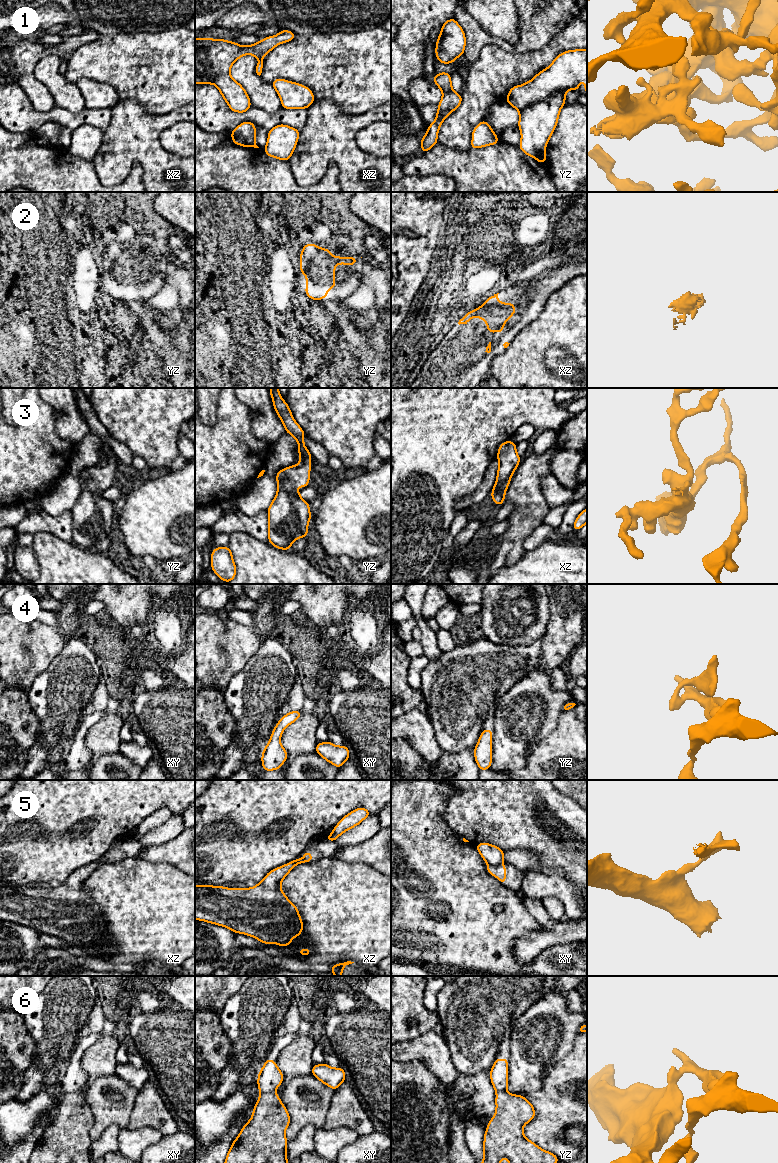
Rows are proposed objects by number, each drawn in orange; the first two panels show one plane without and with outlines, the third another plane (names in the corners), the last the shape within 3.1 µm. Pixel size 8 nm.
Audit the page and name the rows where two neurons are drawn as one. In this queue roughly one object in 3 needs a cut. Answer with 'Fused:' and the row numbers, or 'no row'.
Fused: 5, 6

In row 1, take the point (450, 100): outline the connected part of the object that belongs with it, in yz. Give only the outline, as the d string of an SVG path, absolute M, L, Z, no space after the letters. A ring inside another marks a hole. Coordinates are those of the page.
M442 72L436 74L432 80L441 89L443 95L438 105L435 121L429 125L426 134L421 139L421 152L430 150L438 143L437 136L442 122L449 114L457 109L462 102L461 94L453 91L449 73Z

